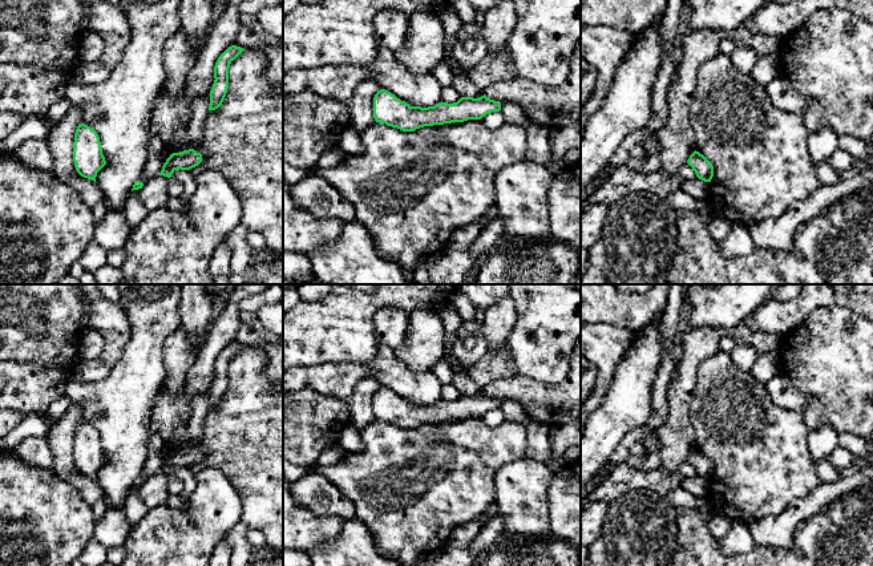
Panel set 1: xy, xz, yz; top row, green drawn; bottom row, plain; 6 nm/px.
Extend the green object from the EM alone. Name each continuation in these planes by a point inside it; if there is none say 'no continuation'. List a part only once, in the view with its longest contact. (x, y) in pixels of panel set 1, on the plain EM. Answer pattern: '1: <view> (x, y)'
no continuation

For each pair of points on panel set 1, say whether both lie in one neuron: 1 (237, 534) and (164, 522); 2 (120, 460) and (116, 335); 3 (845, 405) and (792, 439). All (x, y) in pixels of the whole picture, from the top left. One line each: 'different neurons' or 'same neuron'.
1: different neurons
2: different neurons
3: different neurons

